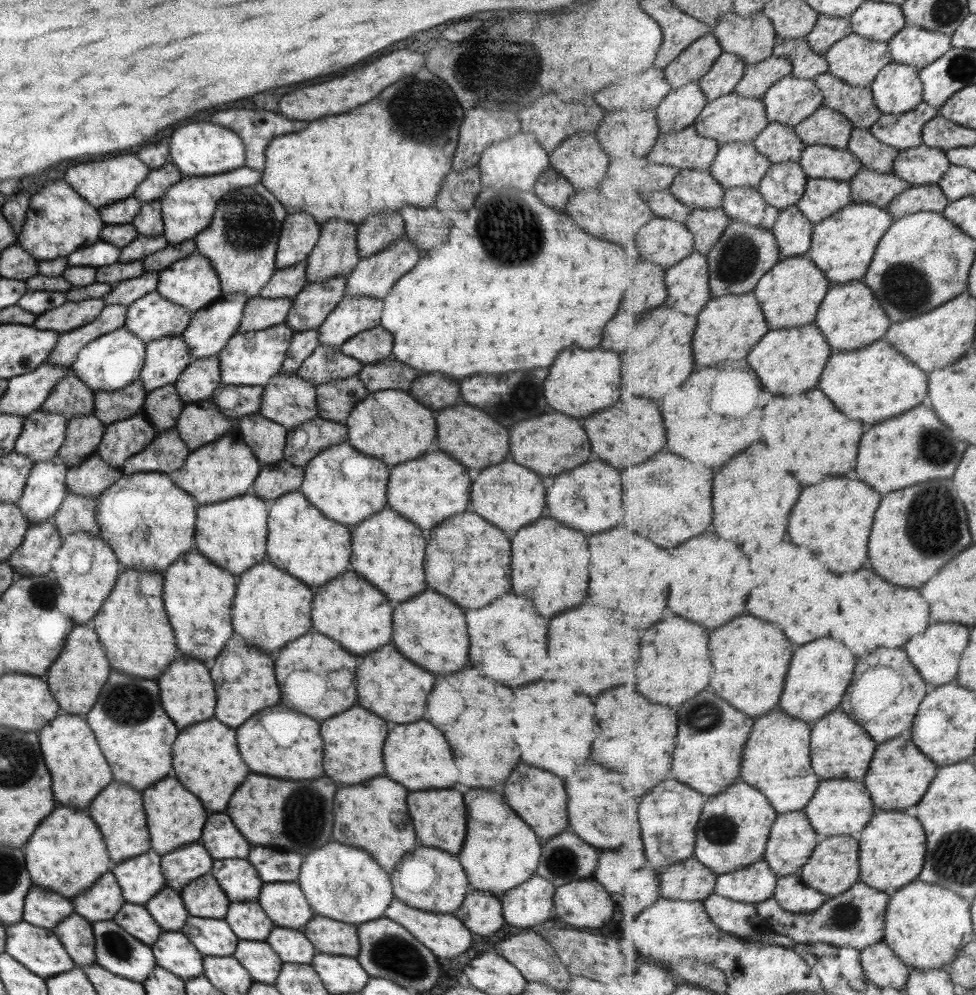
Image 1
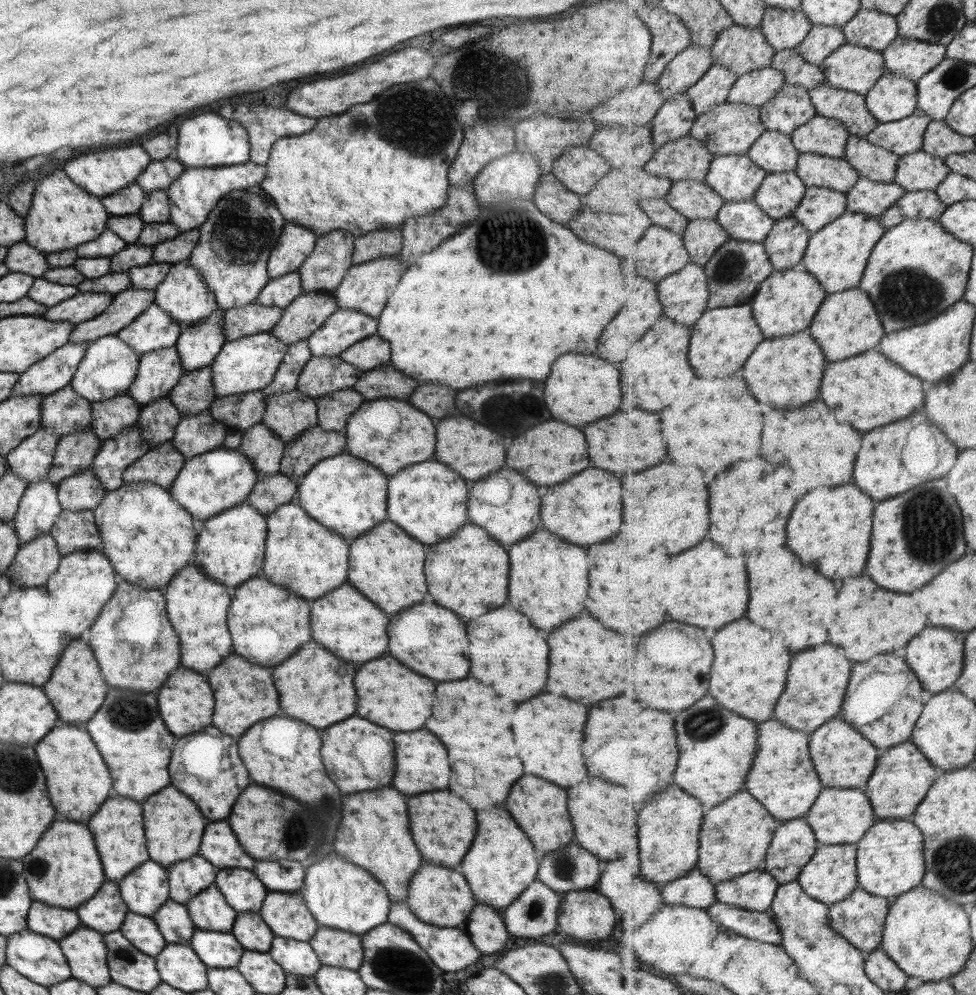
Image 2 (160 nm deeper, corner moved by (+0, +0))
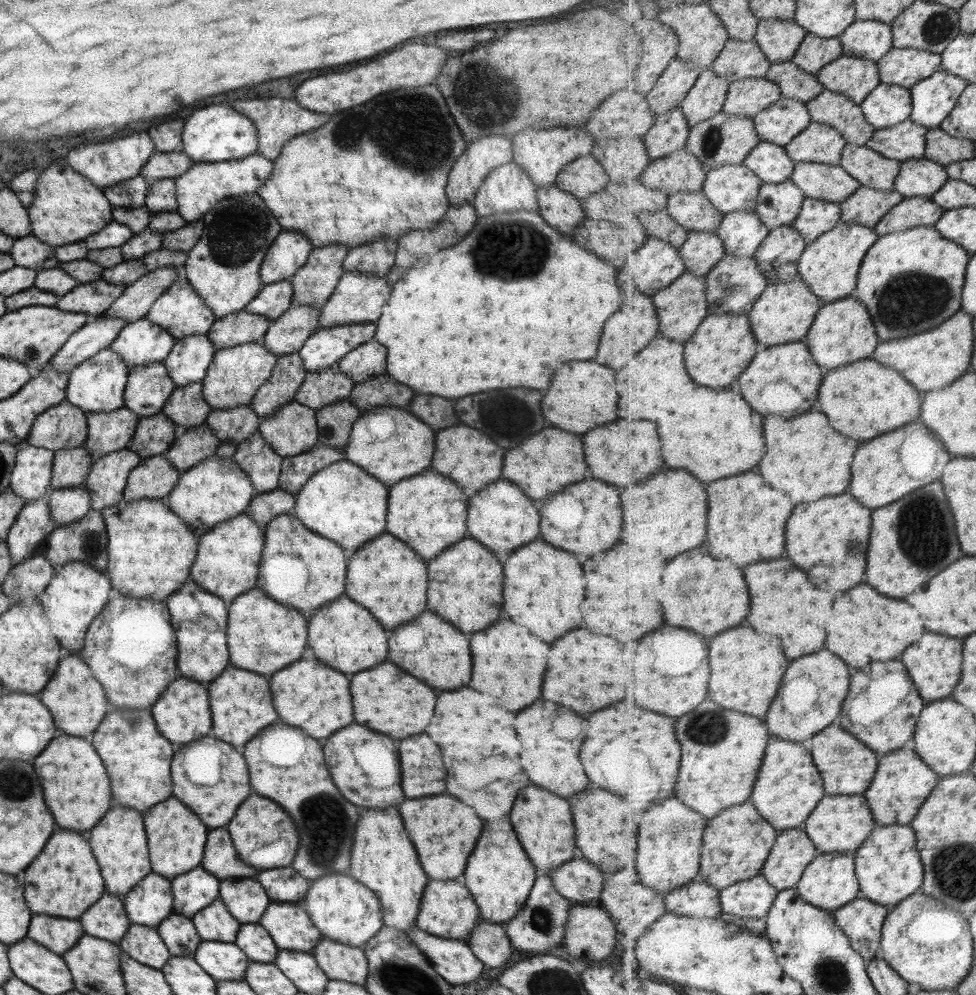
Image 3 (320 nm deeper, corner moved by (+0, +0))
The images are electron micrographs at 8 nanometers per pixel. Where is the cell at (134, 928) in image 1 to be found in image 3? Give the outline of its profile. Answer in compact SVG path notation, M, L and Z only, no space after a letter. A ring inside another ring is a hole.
M130 924L117 945L120 952L153 970L161 971L170 957L155 927Z

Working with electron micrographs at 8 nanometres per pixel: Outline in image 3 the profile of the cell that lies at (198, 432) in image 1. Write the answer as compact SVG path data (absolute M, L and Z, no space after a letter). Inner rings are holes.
M205 423L193 429L179 431L172 445L163 453L164 458L180 475L202 460L216 454L219 441Z

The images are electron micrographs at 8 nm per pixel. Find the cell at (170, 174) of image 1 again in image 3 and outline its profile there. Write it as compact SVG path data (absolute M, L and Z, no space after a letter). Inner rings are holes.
M154 151L142 164L139 175L152 182L163 178L177 178L192 165L192 160L183 152L162 153Z

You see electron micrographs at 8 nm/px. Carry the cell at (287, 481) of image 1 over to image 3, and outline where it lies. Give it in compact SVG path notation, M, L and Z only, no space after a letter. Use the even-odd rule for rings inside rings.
M275 488L269 492L255 493L243 513L263 531L267 523L276 516L291 513L293 506L294 497Z

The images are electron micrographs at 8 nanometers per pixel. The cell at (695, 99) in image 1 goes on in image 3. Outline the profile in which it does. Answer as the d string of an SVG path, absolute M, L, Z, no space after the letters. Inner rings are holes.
M675 108L663 116L657 116L643 141L648 154L655 159L667 157L671 153L686 148L691 126L681 108Z

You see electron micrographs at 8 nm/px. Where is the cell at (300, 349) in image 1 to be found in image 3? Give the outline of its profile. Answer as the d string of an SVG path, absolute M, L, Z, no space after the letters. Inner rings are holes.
M296 352L278 357L271 376L256 390L249 409L259 419L275 414L279 407L294 401L293 396L301 387L305 376L302 360Z

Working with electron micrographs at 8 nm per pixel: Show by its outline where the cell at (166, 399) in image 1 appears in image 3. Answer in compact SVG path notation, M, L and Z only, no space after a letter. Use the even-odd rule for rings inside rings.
M163 413L138 419L127 448L140 460L162 455L174 442L179 430Z

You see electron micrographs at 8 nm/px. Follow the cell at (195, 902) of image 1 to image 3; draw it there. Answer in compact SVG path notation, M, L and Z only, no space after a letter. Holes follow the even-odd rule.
M217 897L203 911L191 917L193 927L200 940L213 942L235 942L239 922L236 922Z

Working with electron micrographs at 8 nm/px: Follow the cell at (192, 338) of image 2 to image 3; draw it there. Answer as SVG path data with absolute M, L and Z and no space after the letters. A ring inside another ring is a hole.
M192 334L174 341L174 345L163 359L167 377L175 387L200 382L205 377L215 350L203 334Z

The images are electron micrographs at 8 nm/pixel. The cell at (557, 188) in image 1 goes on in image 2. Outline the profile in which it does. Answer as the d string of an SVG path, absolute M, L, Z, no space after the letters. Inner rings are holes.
M553 175L539 177L532 199L535 208L553 222L566 225L581 208L581 196L567 190Z

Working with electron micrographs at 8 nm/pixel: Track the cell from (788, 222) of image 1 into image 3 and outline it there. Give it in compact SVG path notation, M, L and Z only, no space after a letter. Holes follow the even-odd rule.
M793 226L770 231L754 257L770 284L799 277L798 264L807 248L806 238Z

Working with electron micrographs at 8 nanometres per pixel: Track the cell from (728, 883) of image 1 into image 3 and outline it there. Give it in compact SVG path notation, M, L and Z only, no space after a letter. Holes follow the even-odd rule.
M762 875L739 882L721 891L722 913L747 919L766 919L779 892Z

